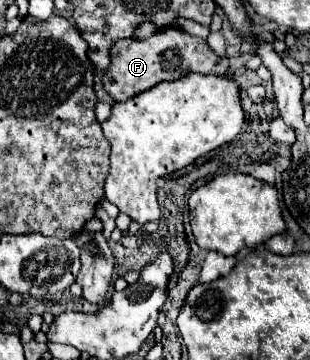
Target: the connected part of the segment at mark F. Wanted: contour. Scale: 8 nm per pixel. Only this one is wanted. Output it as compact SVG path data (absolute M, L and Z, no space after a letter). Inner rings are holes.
M177 27L159 29L149 39L121 39L111 49L111 69L103 73L103 87L115 101L127 101L157 83L175 81L187 73L225 75L229 69L227 57L219 57L209 49L205 39L193 37Z

